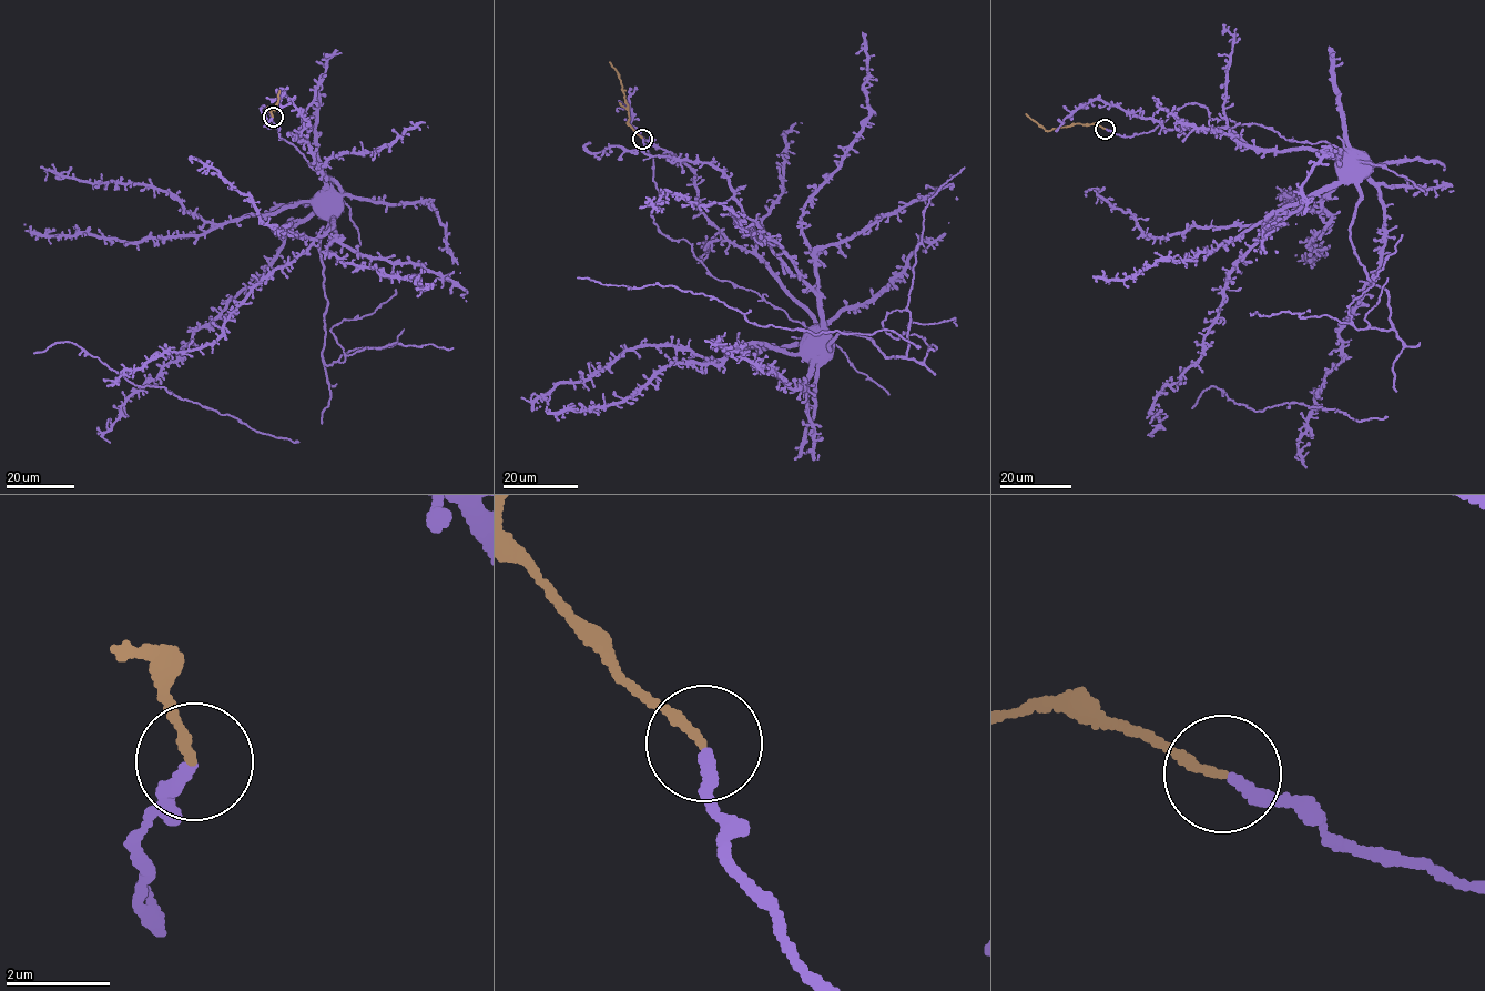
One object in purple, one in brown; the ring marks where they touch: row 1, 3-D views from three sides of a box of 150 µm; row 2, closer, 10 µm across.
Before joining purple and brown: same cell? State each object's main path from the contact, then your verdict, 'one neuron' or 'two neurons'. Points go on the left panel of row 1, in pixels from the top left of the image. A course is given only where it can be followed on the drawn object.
course purple (273, 117), (267, 129), (262, 105), (280, 137), (312, 168), (333, 178), (341, 192), (334, 196); course brown (273, 117), (267, 109), (274, 109), (278, 90); one neuron

